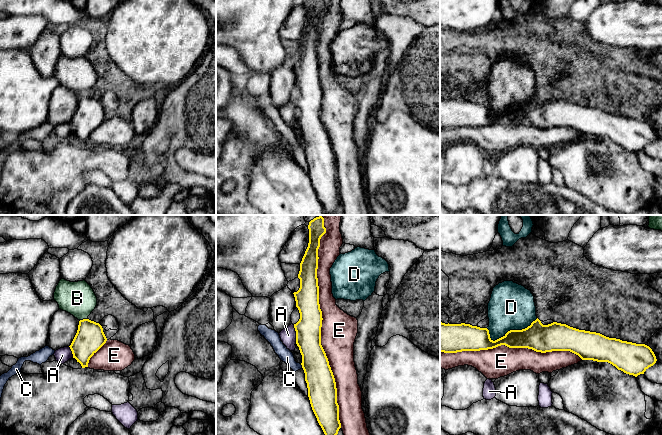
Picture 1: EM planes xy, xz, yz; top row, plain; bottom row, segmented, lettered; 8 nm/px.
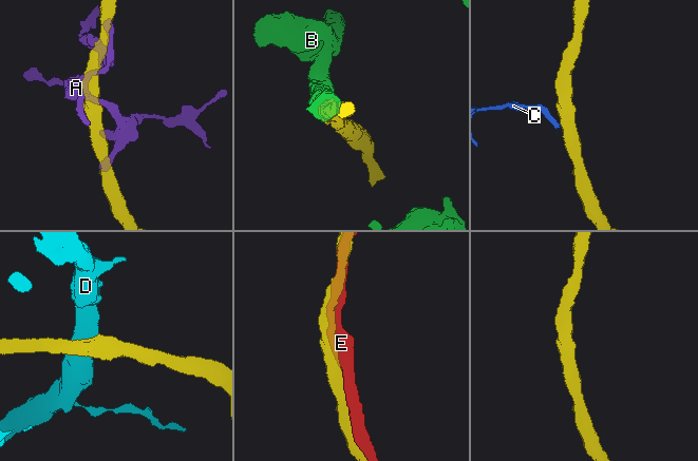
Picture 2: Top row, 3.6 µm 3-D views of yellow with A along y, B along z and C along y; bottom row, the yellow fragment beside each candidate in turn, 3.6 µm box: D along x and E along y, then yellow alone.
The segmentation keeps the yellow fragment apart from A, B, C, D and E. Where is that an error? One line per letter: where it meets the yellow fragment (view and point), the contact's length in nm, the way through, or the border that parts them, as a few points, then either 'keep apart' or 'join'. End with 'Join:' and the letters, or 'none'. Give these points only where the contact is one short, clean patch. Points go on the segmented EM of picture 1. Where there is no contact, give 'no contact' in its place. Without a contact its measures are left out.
A: contact xz (296, 334); length 150 nm; border xz (293, 325), (296, 343); keep apart
B: contact xy (83, 319); length 70 nm; keep apart
C: contact xz (302, 366); length 50 nm; border xz (300, 364), (303, 368); keep apart
D: contact yz (510, 330); length 420 nm; keep apart
E: contact xz (321, 321); length 1700 nm; keep apart
Join: none

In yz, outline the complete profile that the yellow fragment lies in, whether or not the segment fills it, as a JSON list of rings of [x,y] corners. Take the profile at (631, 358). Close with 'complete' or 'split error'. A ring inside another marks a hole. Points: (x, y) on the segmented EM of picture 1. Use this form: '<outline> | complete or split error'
[[[538,318],[527,328],[510,330],[495,341],[490,338],[487,328],[440,322],[440,352],[480,351],[501,345],[541,353],[570,351],[582,360],[608,362],[635,377],[644,374],[657,361],[652,349],[645,344],[609,338],[557,322],[543,325]]] | complete

